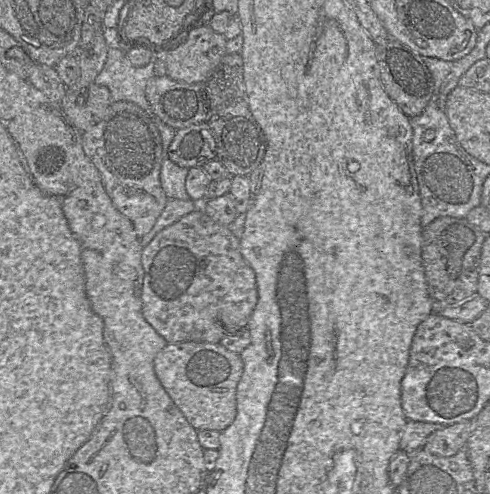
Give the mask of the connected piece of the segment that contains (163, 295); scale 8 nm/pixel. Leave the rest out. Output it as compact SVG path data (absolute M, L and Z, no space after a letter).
M201 208L183 216L175 223L158 232L156 236L145 247L143 247L141 261L144 269L142 313L146 321L168 343L181 343L189 341L220 343L220 340L224 336L248 328L248 323L258 298L255 272L246 262L241 253L240 239L235 236L227 226L223 226L212 220Z

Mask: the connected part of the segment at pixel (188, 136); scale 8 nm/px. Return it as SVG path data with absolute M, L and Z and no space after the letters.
M206 122L176 130L168 148L168 158L176 165L190 169L203 167L216 158L216 144Z

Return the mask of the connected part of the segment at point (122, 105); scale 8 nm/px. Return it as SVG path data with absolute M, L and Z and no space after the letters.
M112 102L104 117L82 133L82 146L98 169L115 208L131 221L138 237L143 237L154 226L168 199L160 183L162 140L150 115L132 102Z

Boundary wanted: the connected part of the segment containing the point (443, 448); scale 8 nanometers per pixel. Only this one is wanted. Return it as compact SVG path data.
M474 420L446 426L430 435L422 449L438 457L451 457L464 449L474 430Z

